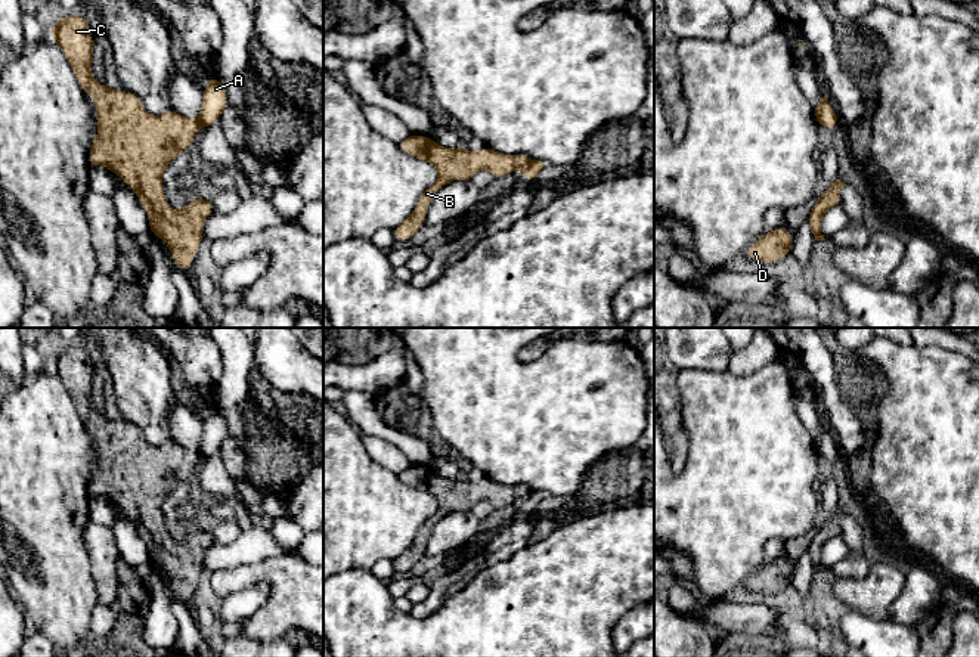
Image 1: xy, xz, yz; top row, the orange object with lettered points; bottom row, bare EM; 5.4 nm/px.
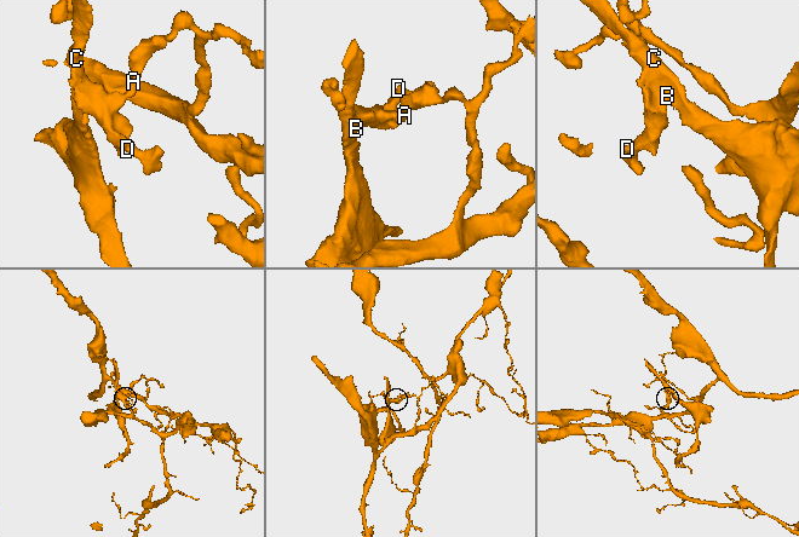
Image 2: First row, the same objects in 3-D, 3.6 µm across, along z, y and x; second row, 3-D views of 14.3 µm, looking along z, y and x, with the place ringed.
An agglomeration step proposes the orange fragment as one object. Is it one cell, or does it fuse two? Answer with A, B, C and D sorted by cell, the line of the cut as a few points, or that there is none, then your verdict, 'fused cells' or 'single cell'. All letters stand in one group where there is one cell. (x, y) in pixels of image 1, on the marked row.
A / B C D; cut in xz along (532, 160), (526, 167); fused cells

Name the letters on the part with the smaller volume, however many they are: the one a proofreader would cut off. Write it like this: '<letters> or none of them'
B, C, D

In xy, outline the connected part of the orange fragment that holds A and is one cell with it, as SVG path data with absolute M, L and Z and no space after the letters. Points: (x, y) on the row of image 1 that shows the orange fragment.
M210 77L205 89L204 99L201 102L199 124L204 128L208 128L213 124L217 124L220 114L227 105L227 94L224 90L223 80Z

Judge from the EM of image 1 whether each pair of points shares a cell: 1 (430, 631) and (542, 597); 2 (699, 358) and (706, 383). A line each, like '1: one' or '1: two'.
1: one
2: two

